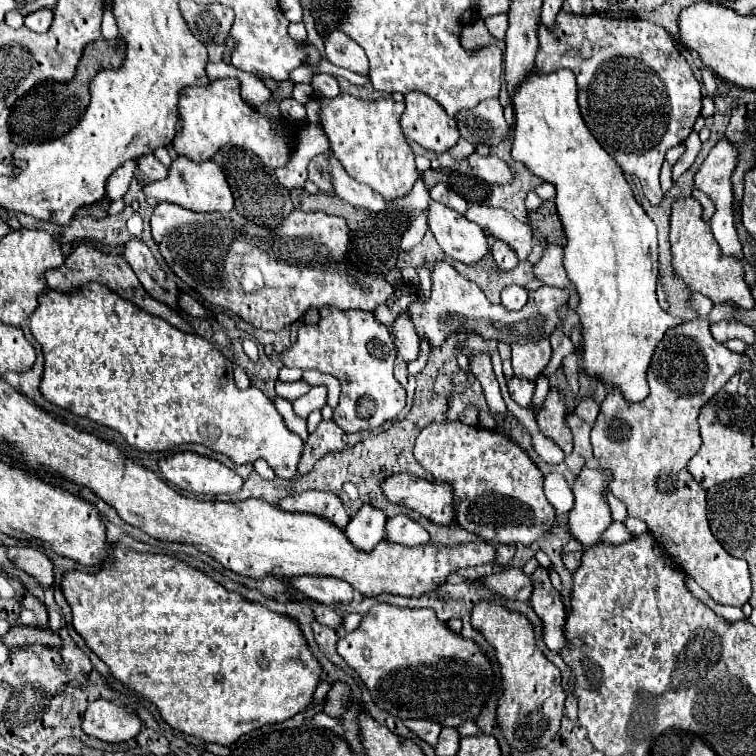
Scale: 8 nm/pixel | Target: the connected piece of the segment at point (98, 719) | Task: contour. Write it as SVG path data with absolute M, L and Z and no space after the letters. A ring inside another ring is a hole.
M93 701L83 717L83 731L107 743L121 743L135 737L141 729L141 719L123 705L111 701Z

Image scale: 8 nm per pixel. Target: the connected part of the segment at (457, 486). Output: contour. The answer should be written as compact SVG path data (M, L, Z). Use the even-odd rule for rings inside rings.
M465 423L429 425L419 433L413 453L415 459L435 477L435 481L447 481L453 487L457 523L467 531L479 535L483 541L531 545L553 529L555 509L545 499L543 473L515 443L511 443L501 433L489 433L489 429L479 425L471 427Z

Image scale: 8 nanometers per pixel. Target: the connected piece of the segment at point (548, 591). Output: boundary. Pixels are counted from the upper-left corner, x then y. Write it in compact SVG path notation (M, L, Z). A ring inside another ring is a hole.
M539 567L533 573L533 587L535 589L533 589L531 605L533 605L535 613L543 619L545 645L553 653L561 653L569 645L569 641L565 639L565 615L567 615L567 609L565 609L565 605L561 601L561 595L553 589L547 569Z

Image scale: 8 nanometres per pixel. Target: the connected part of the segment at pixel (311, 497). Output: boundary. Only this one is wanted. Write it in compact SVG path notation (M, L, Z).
M303 491L299 495L285 497L279 503L283 511L299 511L299 513L313 513L319 515L337 527L345 529L349 523L349 515L341 503L341 499L331 491Z

